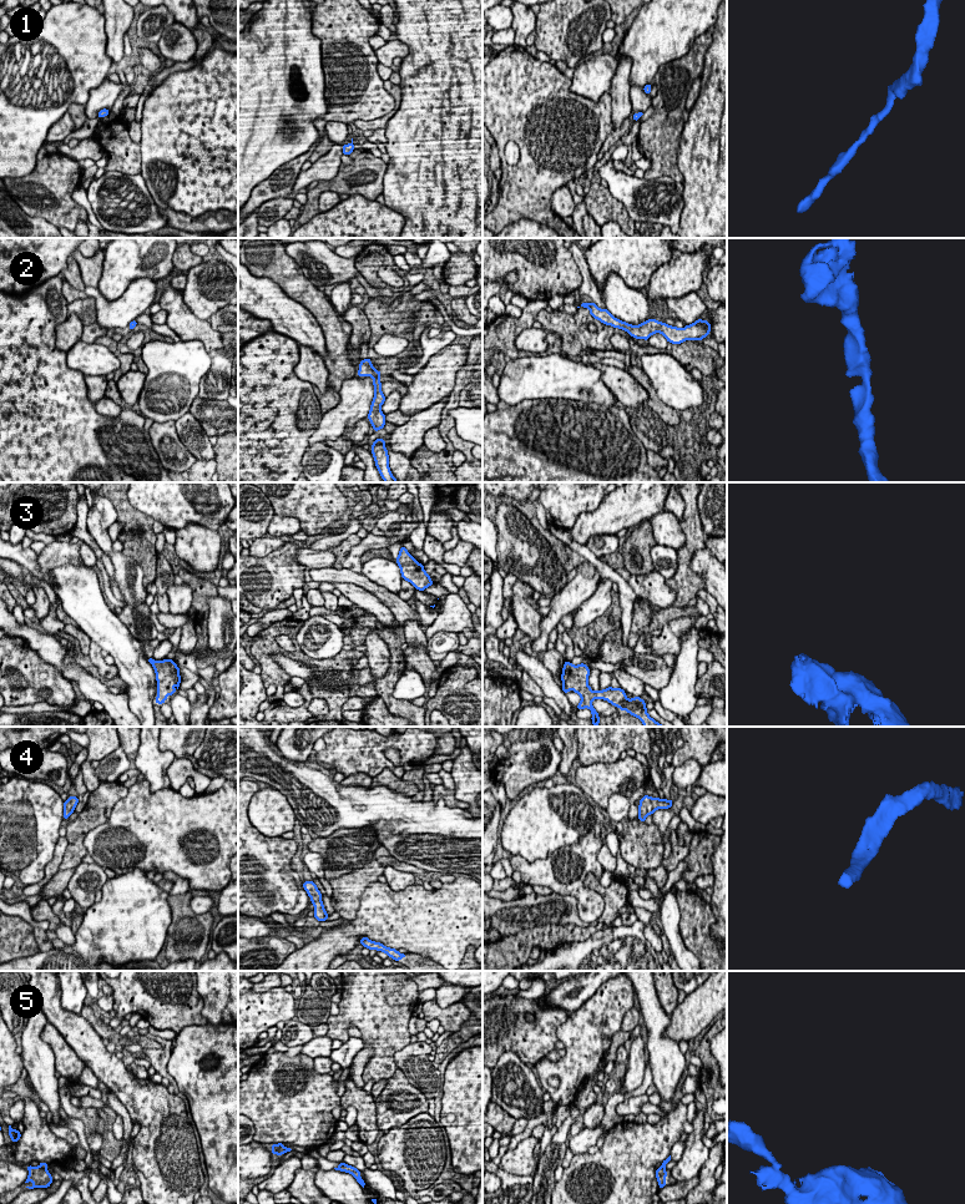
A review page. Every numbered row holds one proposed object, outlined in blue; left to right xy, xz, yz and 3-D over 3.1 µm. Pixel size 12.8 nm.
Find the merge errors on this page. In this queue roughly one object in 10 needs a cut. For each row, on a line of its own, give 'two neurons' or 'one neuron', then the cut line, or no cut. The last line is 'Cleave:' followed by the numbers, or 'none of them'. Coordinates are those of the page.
1: one neuron | no cut
2: one neuron | no cut
3: one neuron | no cut
4: one neuron | no cut
5: two neurons | xy (39, 1167), (44, 1169)
Cleave: 5

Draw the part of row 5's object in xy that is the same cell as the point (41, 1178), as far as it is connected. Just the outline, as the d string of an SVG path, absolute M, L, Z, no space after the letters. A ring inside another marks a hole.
M26 1167L29 1170L29 1177L25 1183L32 1182L32 1187L26 1187L29 1189L35 1189L35 1188L49 1188L50 1184L54 1182L51 1178L50 1172L45 1170L44 1168L40 1167Z

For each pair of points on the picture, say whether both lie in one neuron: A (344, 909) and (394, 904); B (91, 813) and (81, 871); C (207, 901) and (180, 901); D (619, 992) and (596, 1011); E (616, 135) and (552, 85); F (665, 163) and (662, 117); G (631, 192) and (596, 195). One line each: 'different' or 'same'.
A: different
B: different
C: different
D: same
E: different
F: same
G: different

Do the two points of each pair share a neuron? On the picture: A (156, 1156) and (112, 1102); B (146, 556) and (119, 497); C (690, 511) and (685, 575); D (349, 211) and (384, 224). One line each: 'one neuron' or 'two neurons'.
A: two neurons
B: one neuron
C: one neuron
D: one neuron

